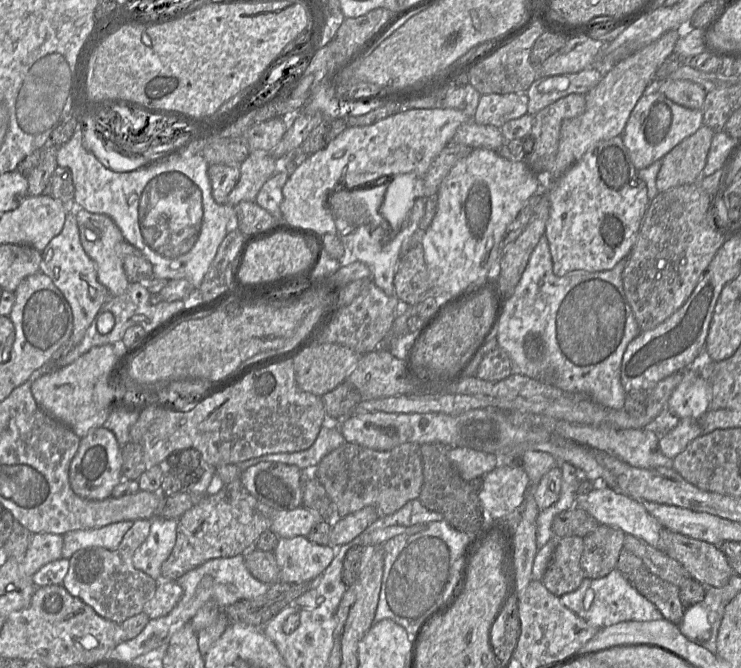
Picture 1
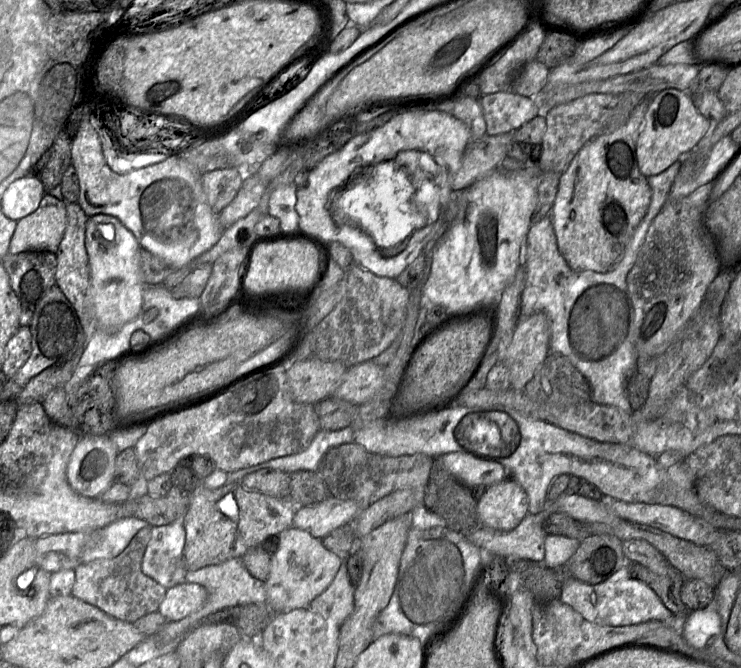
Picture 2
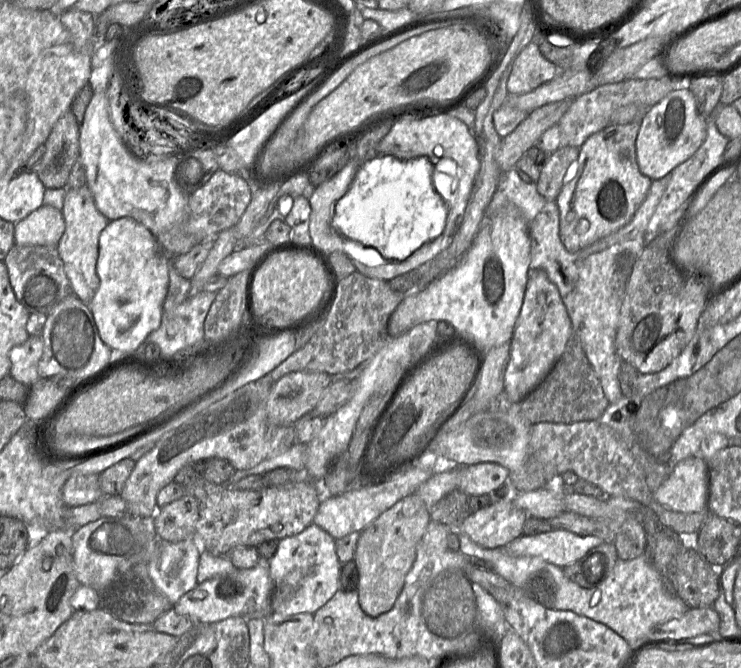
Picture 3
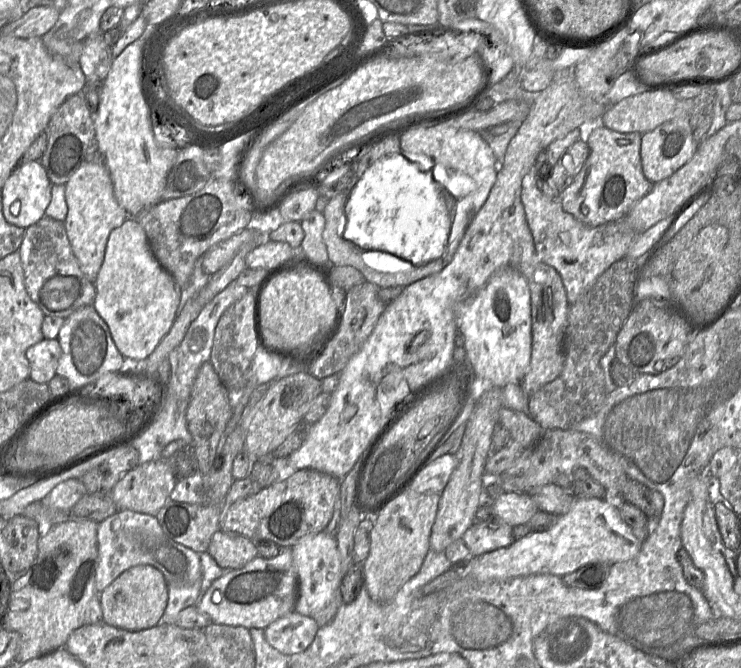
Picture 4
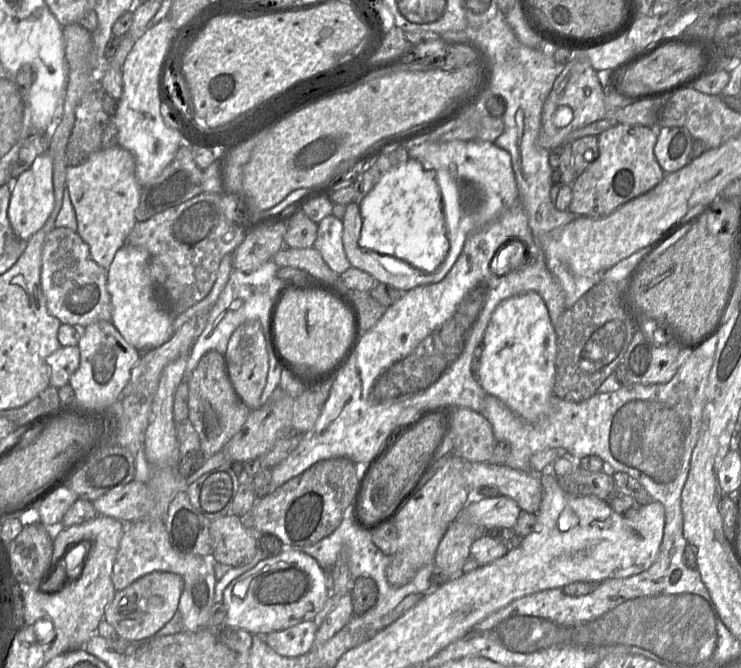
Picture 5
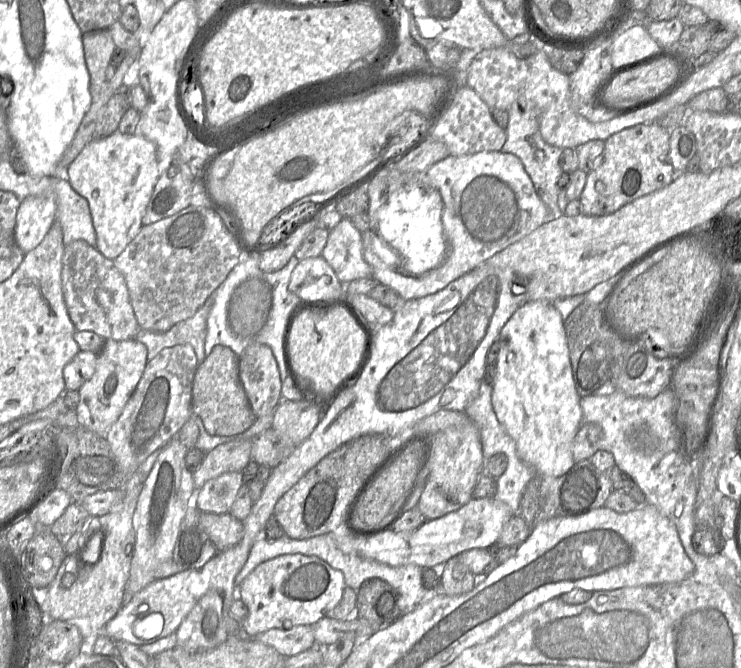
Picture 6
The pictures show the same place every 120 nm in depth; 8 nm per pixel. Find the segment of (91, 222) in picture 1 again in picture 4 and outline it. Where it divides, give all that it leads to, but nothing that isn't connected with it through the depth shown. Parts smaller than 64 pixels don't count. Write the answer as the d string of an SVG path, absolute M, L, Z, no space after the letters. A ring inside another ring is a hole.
M129 217L109 234L104 260L94 284L96 295L92 305L108 325L118 350L127 362L147 359L170 331L177 317L182 289L152 254L146 233L137 218Z

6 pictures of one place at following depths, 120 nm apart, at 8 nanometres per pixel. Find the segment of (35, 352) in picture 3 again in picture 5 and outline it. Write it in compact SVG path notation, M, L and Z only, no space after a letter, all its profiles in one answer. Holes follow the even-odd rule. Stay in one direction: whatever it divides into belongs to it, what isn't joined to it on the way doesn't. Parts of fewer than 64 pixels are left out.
M61 346L46 359L50 367L50 386L60 388L69 384L80 364L80 350L77 346Z

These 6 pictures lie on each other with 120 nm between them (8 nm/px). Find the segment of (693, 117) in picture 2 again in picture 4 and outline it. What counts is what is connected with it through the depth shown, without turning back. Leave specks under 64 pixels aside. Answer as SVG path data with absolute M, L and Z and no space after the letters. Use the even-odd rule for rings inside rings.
M675 117L651 131L641 133L640 160L642 172L646 179L657 183L681 168L695 153L698 143L692 136L689 119Z

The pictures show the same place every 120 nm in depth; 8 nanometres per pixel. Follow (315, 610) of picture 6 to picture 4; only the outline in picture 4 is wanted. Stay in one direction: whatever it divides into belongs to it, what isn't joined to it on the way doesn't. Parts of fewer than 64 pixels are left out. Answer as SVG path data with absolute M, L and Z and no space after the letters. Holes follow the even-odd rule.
M290 548L273 558L257 556L240 569L227 571L214 580L196 603L210 623L265 629L278 618L294 611L297 598L297 573Z

